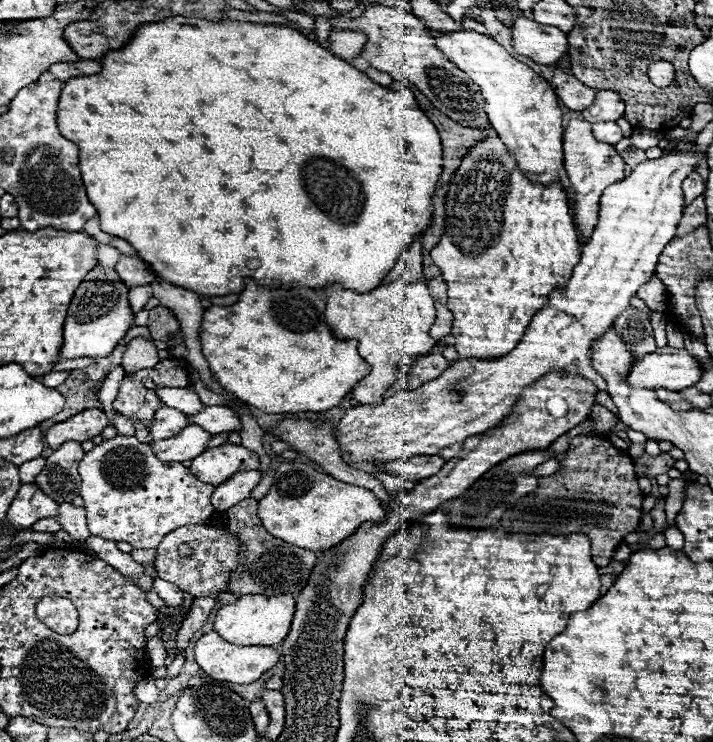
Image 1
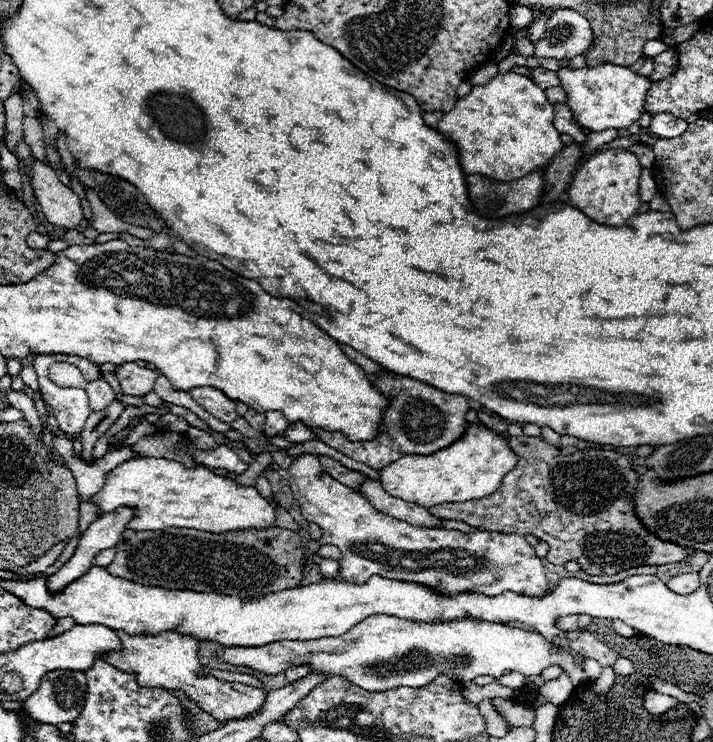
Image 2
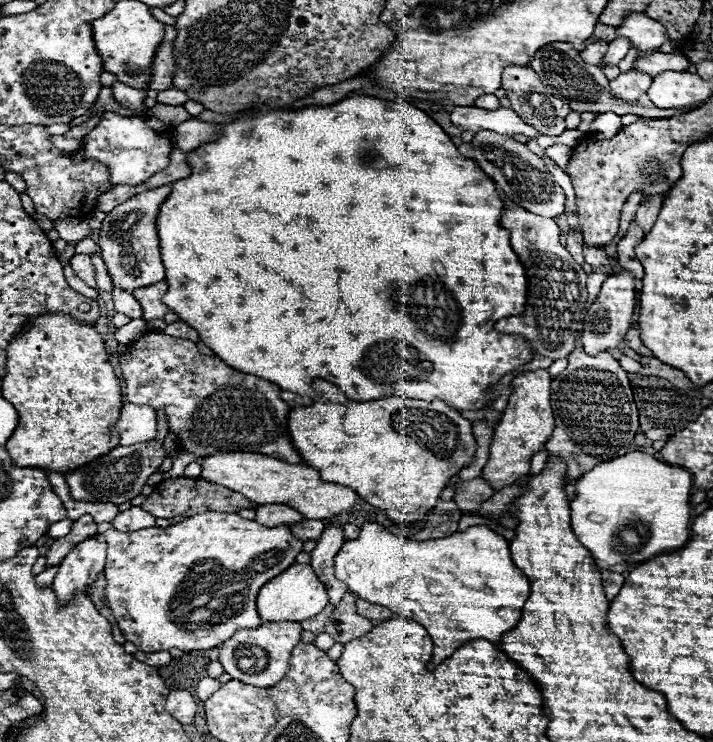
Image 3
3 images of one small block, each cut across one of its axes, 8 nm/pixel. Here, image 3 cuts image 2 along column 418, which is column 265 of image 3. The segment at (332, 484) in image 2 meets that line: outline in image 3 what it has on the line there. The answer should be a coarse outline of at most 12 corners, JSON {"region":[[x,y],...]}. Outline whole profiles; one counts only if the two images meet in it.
{"region":[[228,512],[98,534],[146,652],[260,626],[302,542]]}

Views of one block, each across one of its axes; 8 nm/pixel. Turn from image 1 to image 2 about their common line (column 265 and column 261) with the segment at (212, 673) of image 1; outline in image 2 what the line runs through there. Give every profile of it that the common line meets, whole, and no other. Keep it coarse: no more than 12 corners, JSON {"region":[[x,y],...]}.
{"region":[[374,614],[342,636],[224,646],[262,674],[308,664],[366,692],[560,664],[544,636],[496,622]]}

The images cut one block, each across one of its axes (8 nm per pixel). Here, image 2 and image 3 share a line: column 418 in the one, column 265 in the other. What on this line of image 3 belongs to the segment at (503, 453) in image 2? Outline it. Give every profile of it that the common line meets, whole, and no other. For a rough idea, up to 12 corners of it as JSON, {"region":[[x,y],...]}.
{"region":[[254,452],[200,460],[200,478],[310,520],[350,512],[354,490]]}

